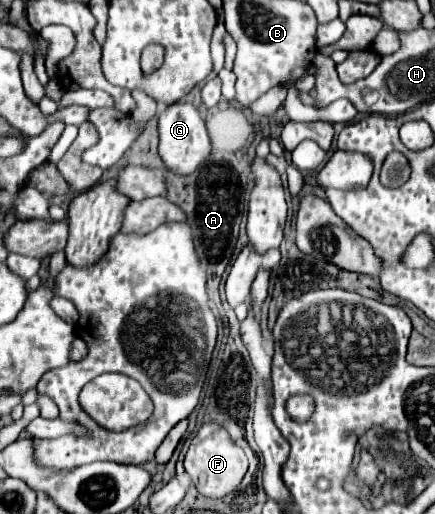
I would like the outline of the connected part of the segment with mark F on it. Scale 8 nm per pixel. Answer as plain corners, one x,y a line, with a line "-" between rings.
205,422
197,430
197,434
191,440
191,446
185,454
185,470
189,472
197,490
203,496
223,498
225,494
233,492
239,486
239,482
243,480
243,476
247,472
247,456
237,444
233,444
229,432
223,426
219,426
215,422

